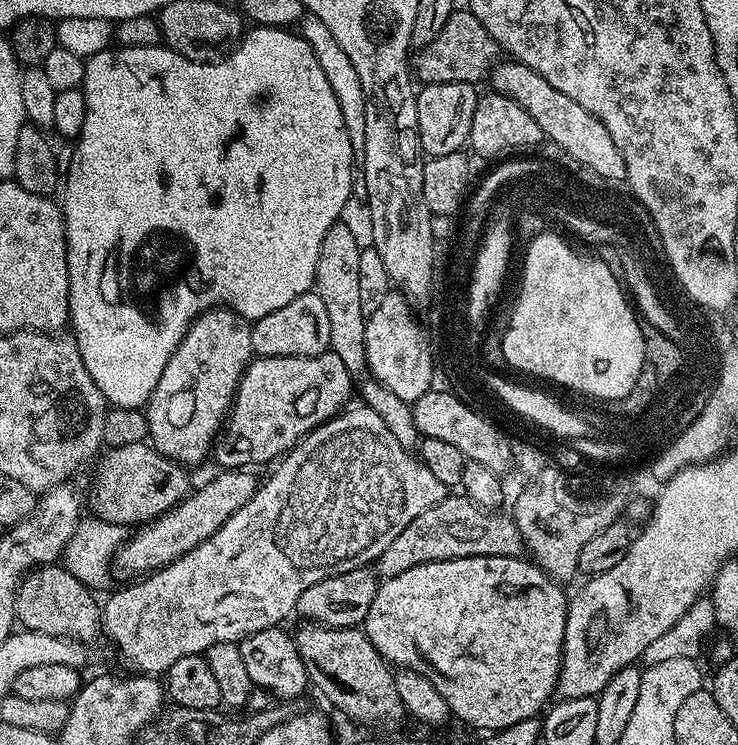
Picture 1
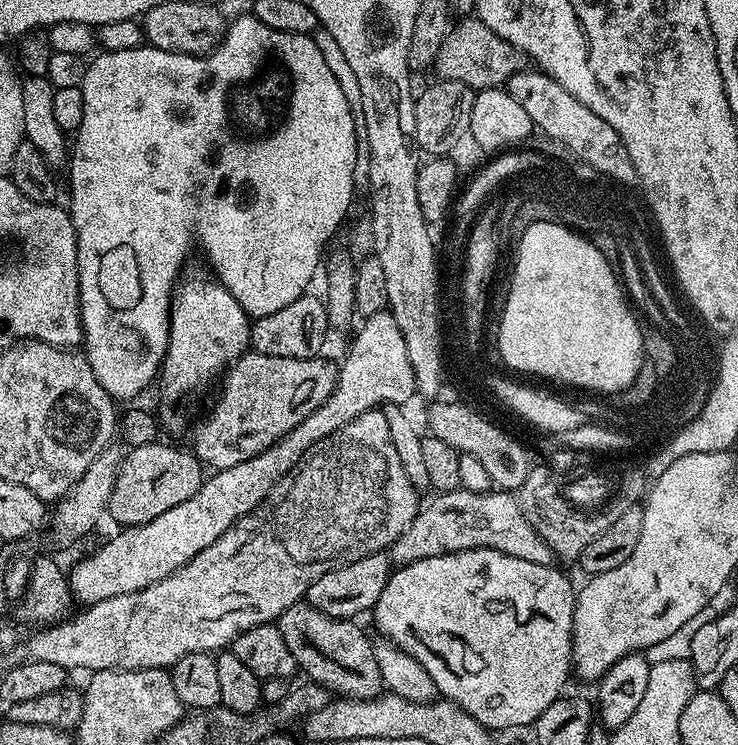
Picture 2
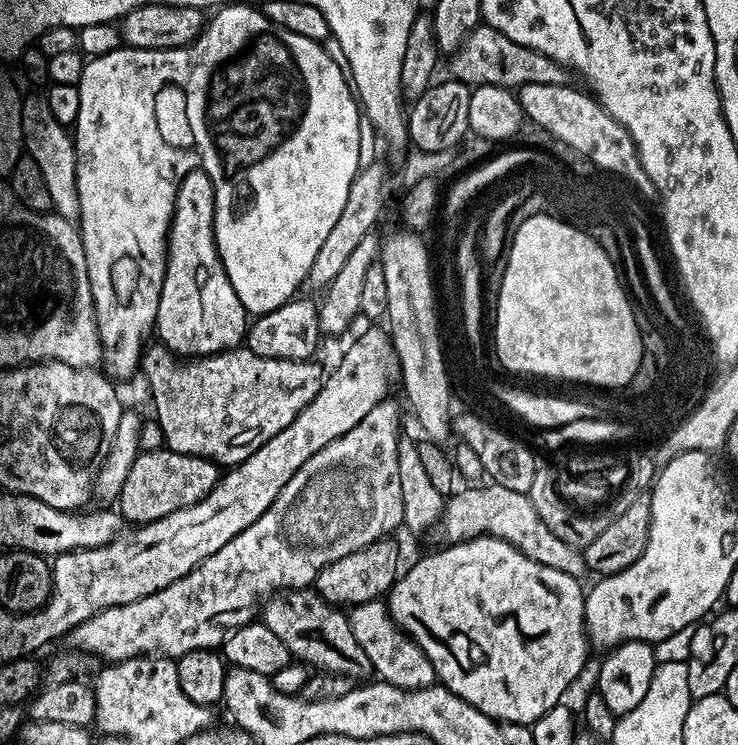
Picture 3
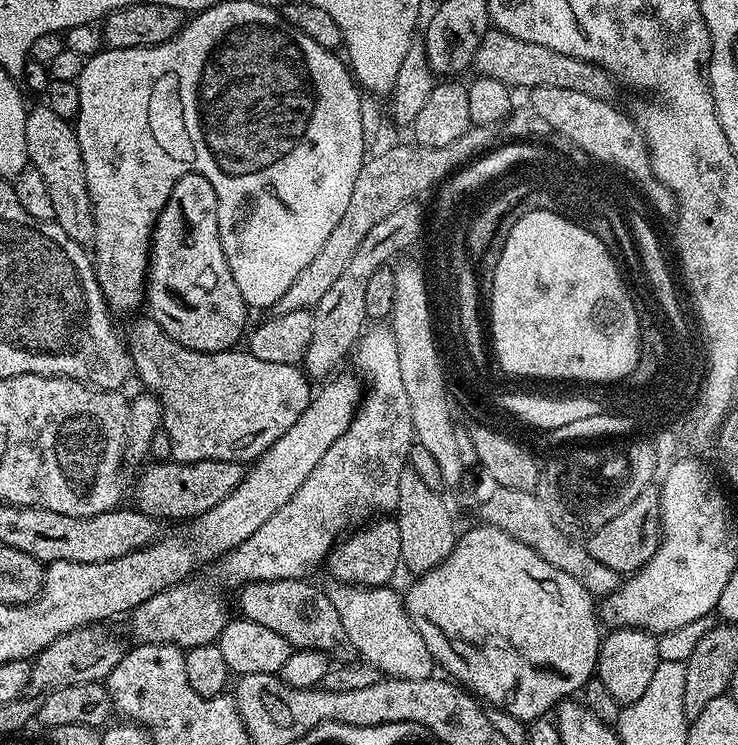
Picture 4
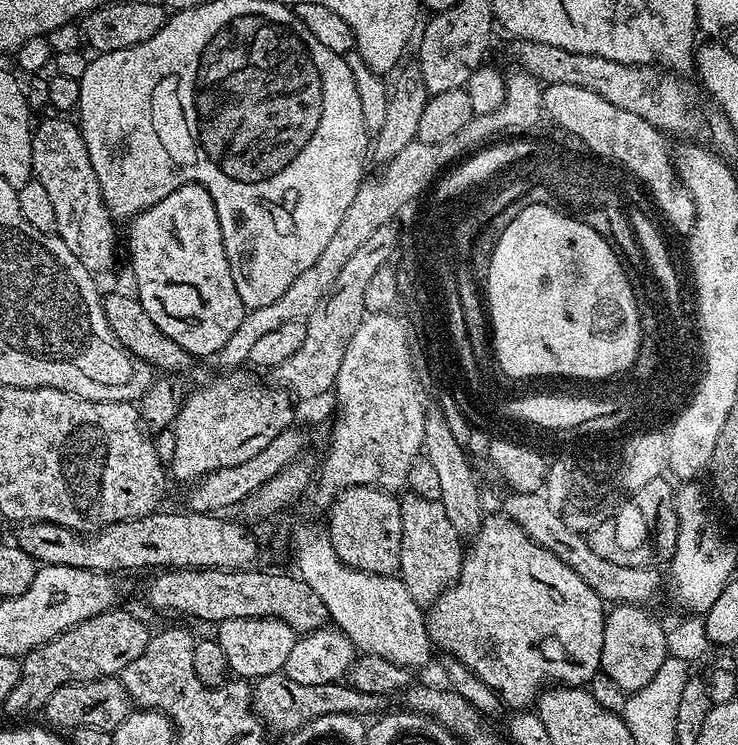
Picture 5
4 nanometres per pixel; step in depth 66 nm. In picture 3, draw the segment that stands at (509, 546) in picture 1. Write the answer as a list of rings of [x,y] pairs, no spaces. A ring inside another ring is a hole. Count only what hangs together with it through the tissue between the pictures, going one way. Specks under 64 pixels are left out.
[[[489,483],[487,487],[468,488],[465,492],[457,491],[447,497],[438,532],[445,536],[448,544],[460,544],[463,540],[473,540],[479,536],[493,536],[510,542],[510,546],[526,554],[526,558],[534,558],[534,562],[550,566],[550,570],[562,570],[562,574],[577,578],[588,572],[583,551],[562,542],[562,538],[558,538],[558,534],[554,534],[554,530],[550,530],[542,518],[538,518],[538,510],[534,510],[534,502],[530,502],[527,492],[506,490],[506,486],[494,483]]]

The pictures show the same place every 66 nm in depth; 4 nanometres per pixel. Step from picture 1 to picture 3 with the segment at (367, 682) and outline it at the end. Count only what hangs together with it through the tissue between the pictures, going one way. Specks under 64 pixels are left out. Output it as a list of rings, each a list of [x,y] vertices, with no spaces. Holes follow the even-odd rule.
[[[311,587],[293,588],[267,597],[262,604],[262,623],[281,640],[282,646],[286,646],[289,657],[295,658],[309,669],[342,674],[351,678],[353,682],[363,681],[373,675],[370,658],[366,658],[366,650],[358,646],[358,638],[354,638],[354,630],[350,630],[347,615],[337,605],[326,602],[320,597],[320,593]]]

